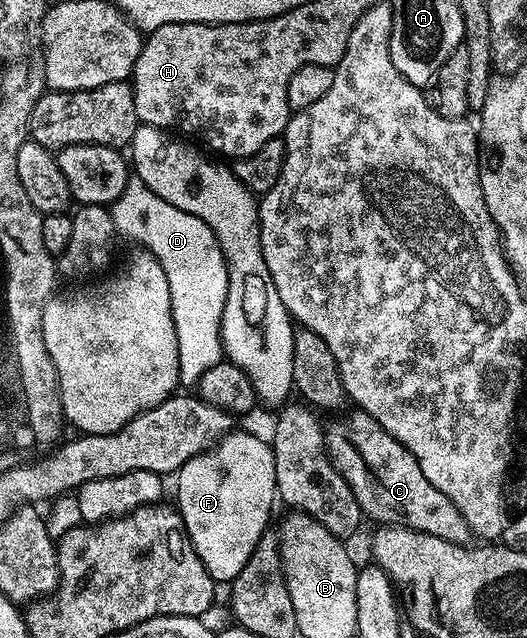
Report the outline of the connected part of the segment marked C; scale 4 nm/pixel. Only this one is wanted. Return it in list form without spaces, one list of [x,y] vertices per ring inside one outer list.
[[[355,410],[348,424],[339,424],[332,432],[330,429],[326,437],[331,460],[335,463],[336,470],[345,478],[345,482],[349,482],[364,517],[371,519],[372,516],[373,519],[379,520],[375,522],[385,526],[402,526],[415,532],[428,532],[454,544],[466,545],[467,539],[472,539],[472,530],[465,522],[461,510],[457,510],[451,499],[441,494],[441,490],[437,490],[437,486],[433,486],[433,482],[429,482],[429,478],[421,474],[417,458],[413,458],[413,454],[409,454],[409,450],[401,446],[401,442],[397,442],[397,438],[393,438],[393,434],[389,434],[389,430],[385,430],[385,426],[381,426],[381,422],[374,420],[369,413]]]

